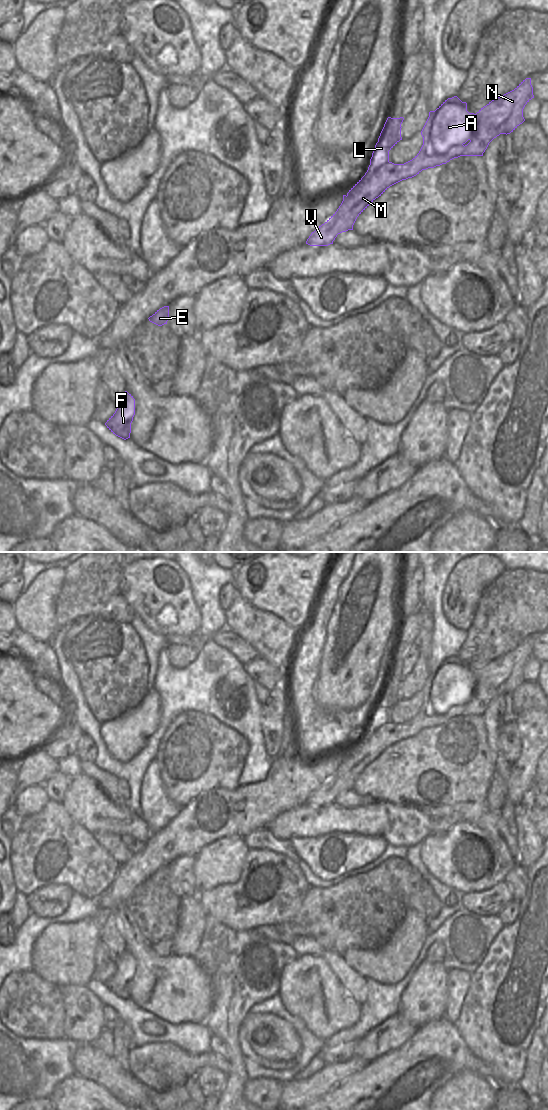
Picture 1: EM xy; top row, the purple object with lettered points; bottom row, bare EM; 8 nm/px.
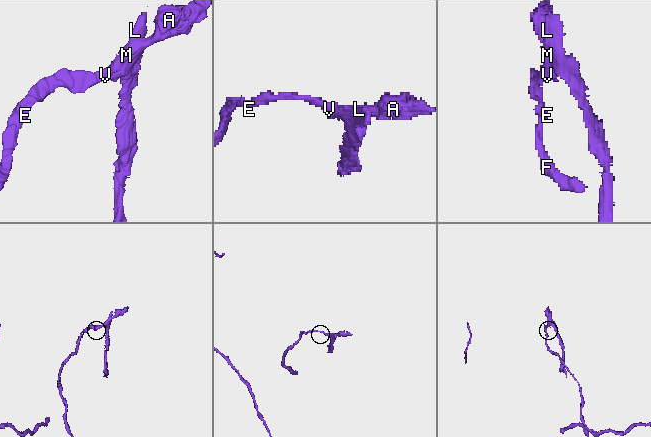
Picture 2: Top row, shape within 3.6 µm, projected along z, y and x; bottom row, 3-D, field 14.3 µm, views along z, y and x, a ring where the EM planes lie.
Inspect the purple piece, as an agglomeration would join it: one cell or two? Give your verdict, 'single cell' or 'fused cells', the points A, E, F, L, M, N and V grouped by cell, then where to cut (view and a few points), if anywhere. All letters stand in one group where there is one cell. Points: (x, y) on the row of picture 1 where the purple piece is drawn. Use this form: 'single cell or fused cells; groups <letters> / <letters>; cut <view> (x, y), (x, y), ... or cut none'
fused cells; groups A E F M N V / L; cut xy (388, 161), (375, 169), (368, 169)

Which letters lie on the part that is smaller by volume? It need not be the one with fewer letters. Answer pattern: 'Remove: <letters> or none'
Remove: L

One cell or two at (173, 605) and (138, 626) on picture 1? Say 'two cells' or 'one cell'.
two cells

